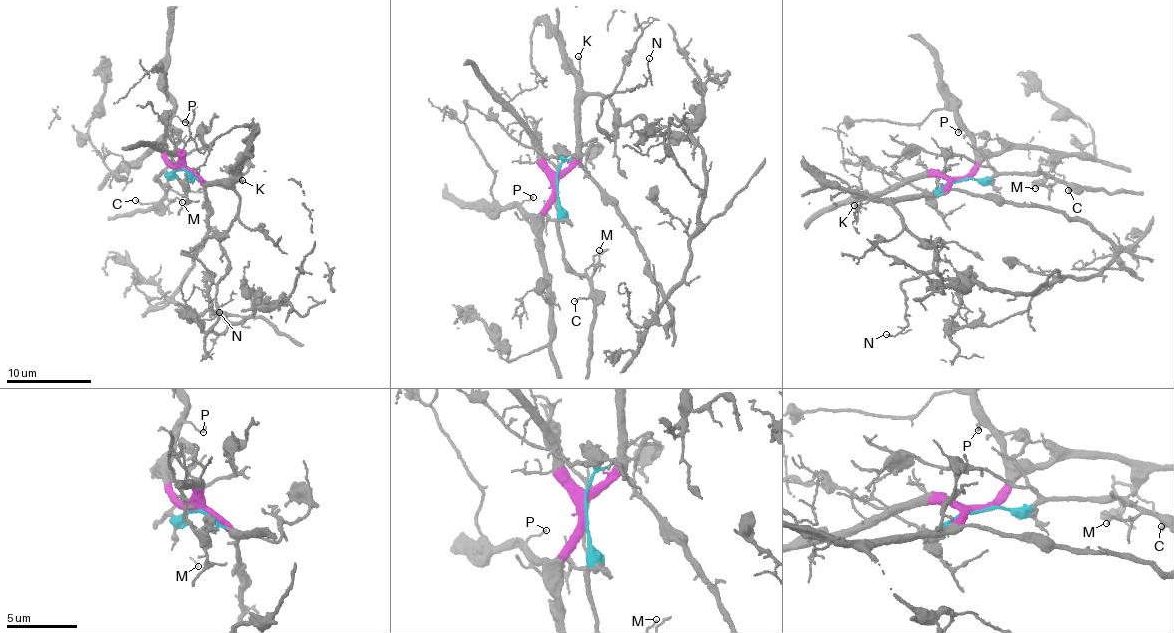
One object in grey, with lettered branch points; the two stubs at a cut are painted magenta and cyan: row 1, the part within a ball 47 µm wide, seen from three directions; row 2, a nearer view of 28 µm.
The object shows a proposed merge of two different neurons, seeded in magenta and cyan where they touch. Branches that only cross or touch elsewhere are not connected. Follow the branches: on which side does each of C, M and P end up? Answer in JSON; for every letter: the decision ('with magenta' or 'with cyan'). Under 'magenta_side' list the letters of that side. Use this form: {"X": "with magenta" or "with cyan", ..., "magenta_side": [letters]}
{"C": "with cyan", "M": "with cyan", "P": "with magenta", "magenta_side": ["P"]}

